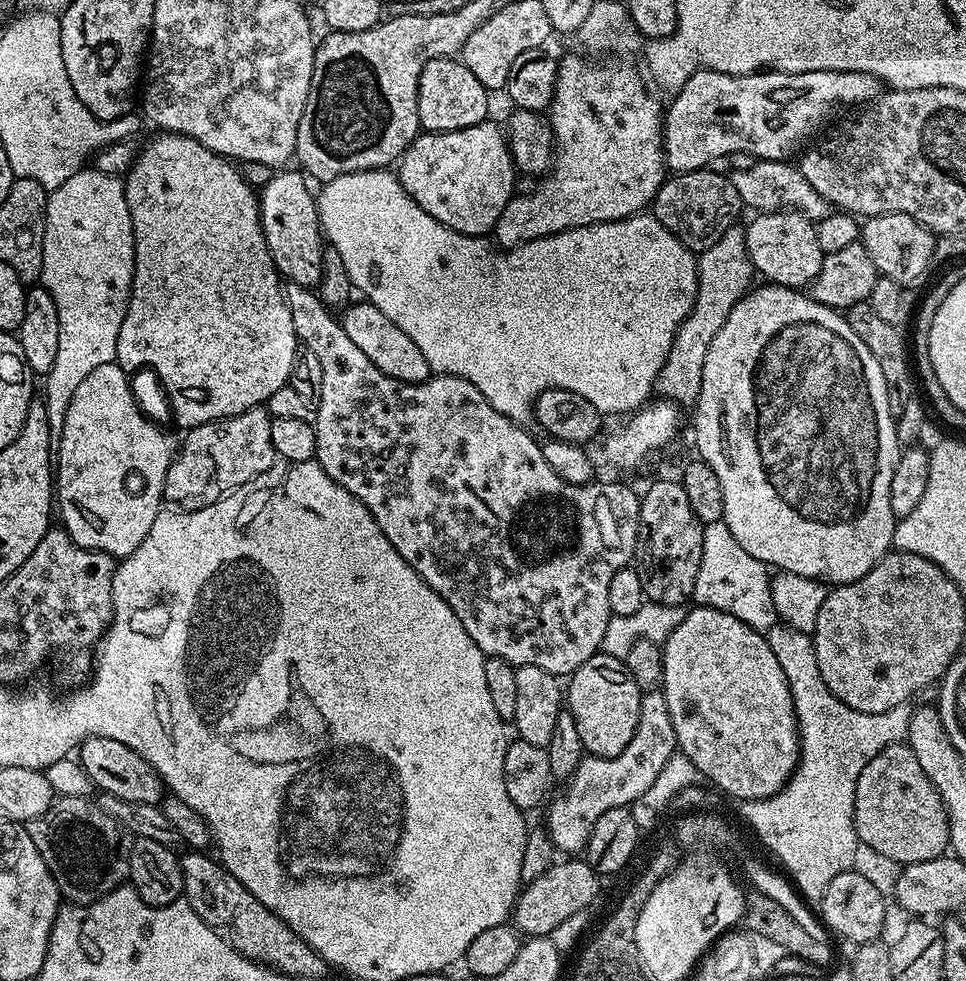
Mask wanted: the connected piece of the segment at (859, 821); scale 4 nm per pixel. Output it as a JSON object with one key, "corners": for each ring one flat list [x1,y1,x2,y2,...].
{"corners":[[907,742,886,746,886,750,874,754,874,758,866,762,866,770,858,774,858,786,854,790,854,826,856,839,863,847,865,844,870,851,893,860,896,866,930,862,949,851,946,806,930,778,926,778,922,766,918,766,918,758,914,758,914,750,910,750]]}

